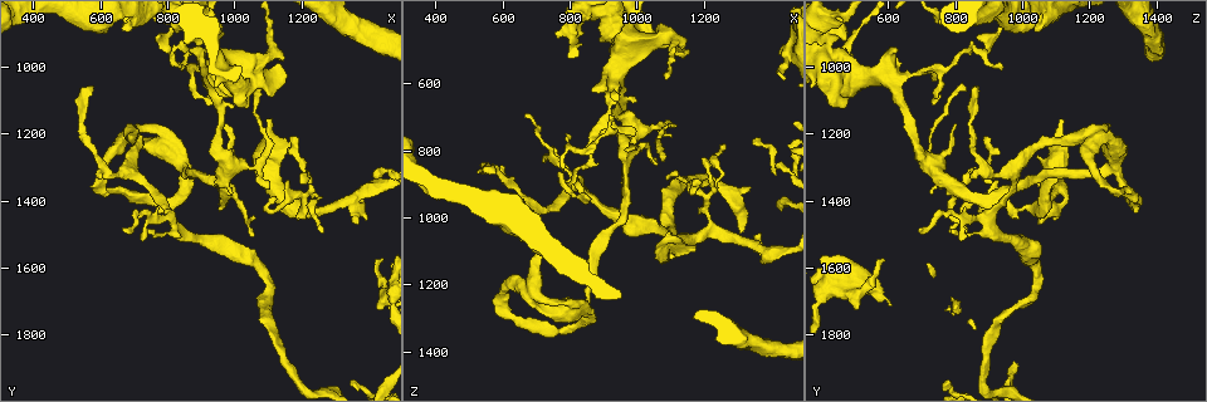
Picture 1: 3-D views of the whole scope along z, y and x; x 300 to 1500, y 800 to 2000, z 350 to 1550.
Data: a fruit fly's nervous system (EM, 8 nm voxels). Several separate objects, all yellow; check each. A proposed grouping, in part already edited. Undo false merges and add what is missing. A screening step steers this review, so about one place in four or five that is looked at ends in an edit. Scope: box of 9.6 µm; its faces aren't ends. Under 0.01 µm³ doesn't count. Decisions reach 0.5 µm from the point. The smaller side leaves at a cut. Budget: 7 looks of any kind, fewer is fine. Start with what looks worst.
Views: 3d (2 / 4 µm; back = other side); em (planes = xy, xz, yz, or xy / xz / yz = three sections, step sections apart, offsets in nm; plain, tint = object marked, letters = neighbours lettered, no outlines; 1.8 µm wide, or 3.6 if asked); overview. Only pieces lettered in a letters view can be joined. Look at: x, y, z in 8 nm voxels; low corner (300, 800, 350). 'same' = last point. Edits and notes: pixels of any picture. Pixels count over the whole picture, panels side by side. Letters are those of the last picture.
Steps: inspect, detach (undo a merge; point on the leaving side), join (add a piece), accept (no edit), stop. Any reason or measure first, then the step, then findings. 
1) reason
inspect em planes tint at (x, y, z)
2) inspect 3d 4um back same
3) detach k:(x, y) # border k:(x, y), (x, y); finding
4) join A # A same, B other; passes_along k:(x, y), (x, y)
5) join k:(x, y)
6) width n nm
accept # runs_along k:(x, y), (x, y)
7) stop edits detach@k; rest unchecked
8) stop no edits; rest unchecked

three arms meet
inspect 3d 4um at (1210, 1390, 950)

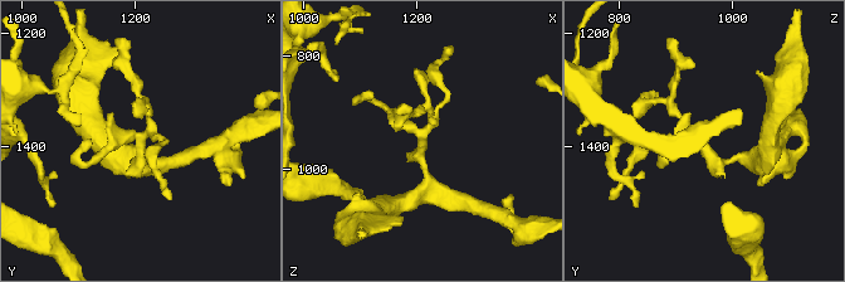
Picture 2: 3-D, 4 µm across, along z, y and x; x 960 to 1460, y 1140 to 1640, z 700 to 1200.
inspect em planes plain at (1210, 1390, 940)

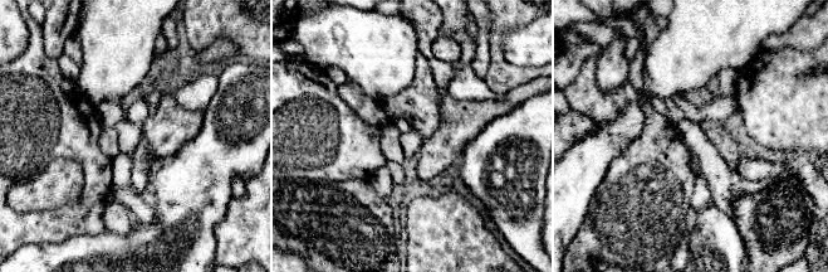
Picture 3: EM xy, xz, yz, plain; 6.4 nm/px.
inspect em planes letters same

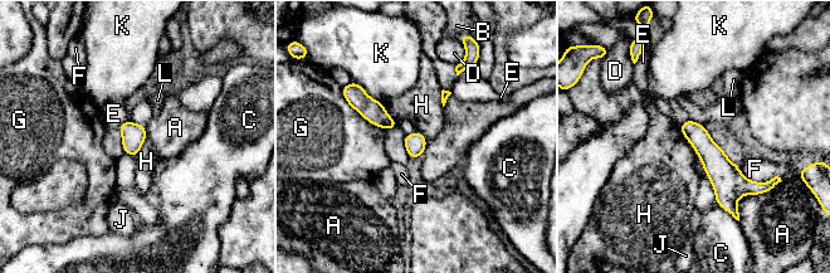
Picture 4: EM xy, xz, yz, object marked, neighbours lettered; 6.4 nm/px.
accept # A other, B other, C other, D other, E other, F other, G other, H other, J other, K other, L other; border 4:(381, 103), (398, 123); all the same neuron

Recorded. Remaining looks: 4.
free end
inspect em 3.6um planes letters at (1110, 1160, 1130)

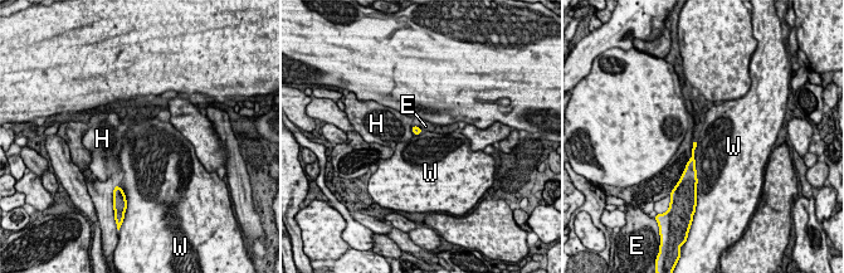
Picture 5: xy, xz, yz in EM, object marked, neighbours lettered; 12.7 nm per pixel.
longest_contact W 550 nm
accept # E other, H other, W other; border 5:(696, 142), (694, 169), (698, 183); none of them fits

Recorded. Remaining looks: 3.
three arms meet
inspect em planes letters at (670, 1210, 1230)

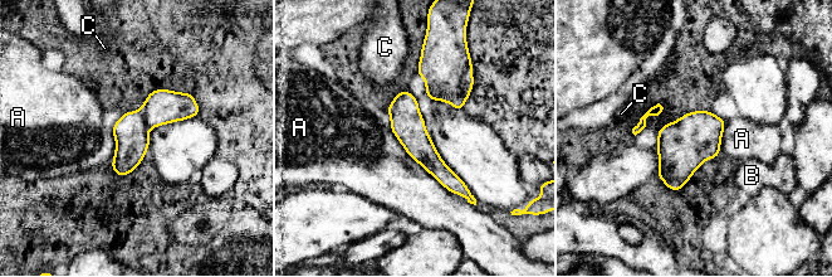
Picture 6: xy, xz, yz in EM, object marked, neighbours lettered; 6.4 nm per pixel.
accept # A other, B other, C other; all the same neuron

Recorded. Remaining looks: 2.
stop no edits; rest unchecked

